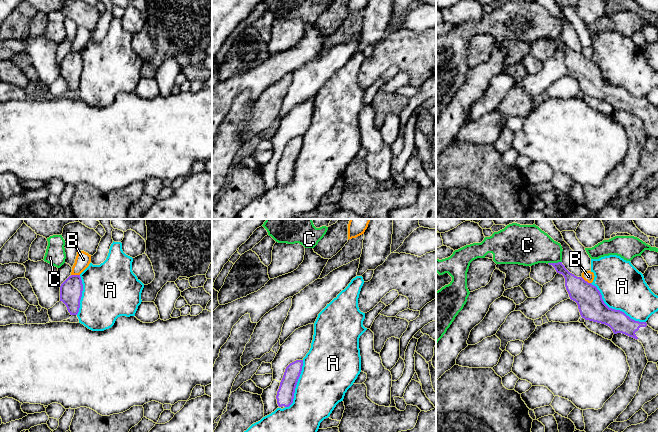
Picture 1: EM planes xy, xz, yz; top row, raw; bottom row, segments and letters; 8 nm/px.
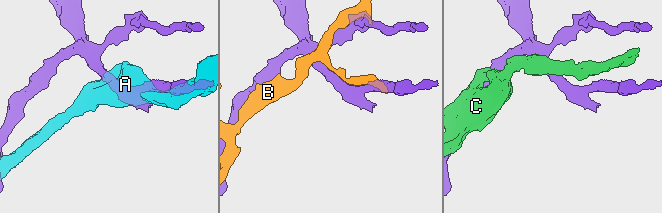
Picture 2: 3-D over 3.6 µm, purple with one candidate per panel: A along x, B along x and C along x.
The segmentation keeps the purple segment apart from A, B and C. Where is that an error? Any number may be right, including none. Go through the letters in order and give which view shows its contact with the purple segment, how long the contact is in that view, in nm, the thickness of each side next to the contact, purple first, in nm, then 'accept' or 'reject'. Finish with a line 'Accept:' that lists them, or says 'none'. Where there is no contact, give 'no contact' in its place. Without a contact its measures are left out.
A: meets purple in yz; contact 550 nm long; 220 nm thick on the purple side, 360 nm on the other; reject
B: meets purple in yz; contact 90 nm long; 220 nm thick on the purple side, 90 nm on the other; reject
C: meets purple in yz; contact 120 nm long; 160 nm thick on the purple side, 320 nm on the other; reject
Accept: none

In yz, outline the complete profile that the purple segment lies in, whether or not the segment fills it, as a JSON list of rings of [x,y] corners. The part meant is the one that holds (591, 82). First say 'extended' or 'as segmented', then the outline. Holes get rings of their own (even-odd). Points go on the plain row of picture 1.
extended; [[[562,38],[548,39],[565,54],[565,63],[571,76],[578,81],[585,96],[605,100],[614,110],[622,109],[642,119],[648,138],[658,138],[658,107],[646,98],[631,95],[624,88],[609,84],[596,62],[570,49]]]

